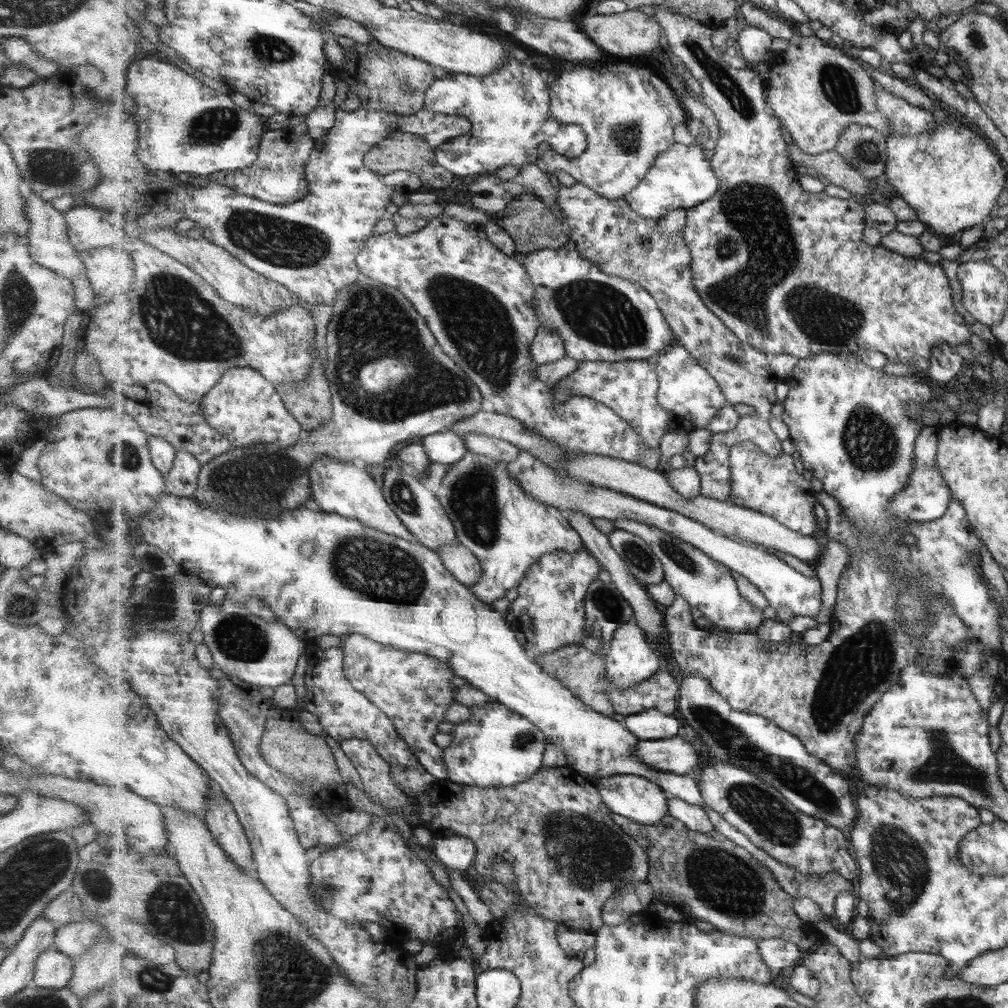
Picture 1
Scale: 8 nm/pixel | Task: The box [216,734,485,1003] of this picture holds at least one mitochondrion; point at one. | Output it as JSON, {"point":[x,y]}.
{"point":[329,889]}

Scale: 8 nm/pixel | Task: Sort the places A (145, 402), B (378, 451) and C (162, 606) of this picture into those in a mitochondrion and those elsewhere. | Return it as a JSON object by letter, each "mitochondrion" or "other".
{"A":"other","B":"other","C":"mitochondrion"}

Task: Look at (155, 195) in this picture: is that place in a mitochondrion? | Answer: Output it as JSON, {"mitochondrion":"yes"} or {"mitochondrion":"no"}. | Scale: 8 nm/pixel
{"mitochondrion":"no"}

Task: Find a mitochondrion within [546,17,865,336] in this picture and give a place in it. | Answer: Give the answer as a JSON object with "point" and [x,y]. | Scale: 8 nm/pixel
{"point":[721,80]}

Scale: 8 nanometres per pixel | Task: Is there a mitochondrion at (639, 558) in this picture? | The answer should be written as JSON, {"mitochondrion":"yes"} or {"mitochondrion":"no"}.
{"mitochondrion":"yes"}

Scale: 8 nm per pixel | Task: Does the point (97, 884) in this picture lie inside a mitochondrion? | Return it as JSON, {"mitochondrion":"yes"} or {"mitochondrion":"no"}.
{"mitochondrion":"yes"}

